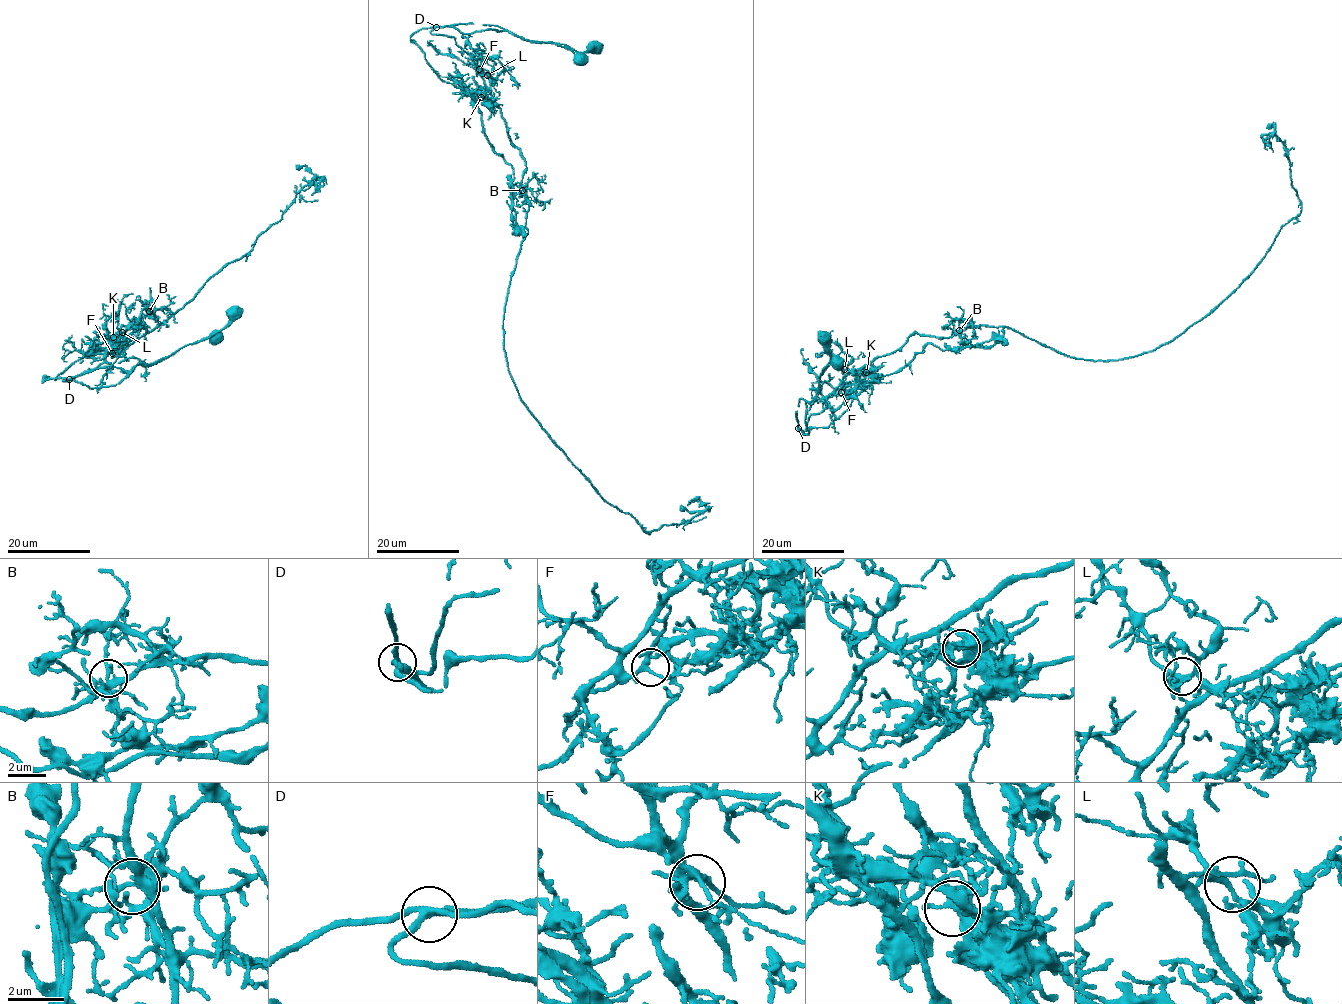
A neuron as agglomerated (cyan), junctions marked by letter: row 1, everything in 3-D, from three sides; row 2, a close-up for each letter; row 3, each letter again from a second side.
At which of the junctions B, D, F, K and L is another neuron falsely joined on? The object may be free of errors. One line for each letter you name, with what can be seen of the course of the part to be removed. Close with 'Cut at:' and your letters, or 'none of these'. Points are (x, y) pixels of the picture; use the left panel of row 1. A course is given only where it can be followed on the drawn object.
D: course (69, 378), (100, 365), (147, 308), (154, 316), (112, 357), (153, 331), (321, 179), (302, 190)
Cut at: D

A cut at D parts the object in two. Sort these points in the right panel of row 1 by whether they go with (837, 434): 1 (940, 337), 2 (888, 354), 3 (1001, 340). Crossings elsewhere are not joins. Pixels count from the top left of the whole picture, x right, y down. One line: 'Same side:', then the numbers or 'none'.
Same side: 1, 2

